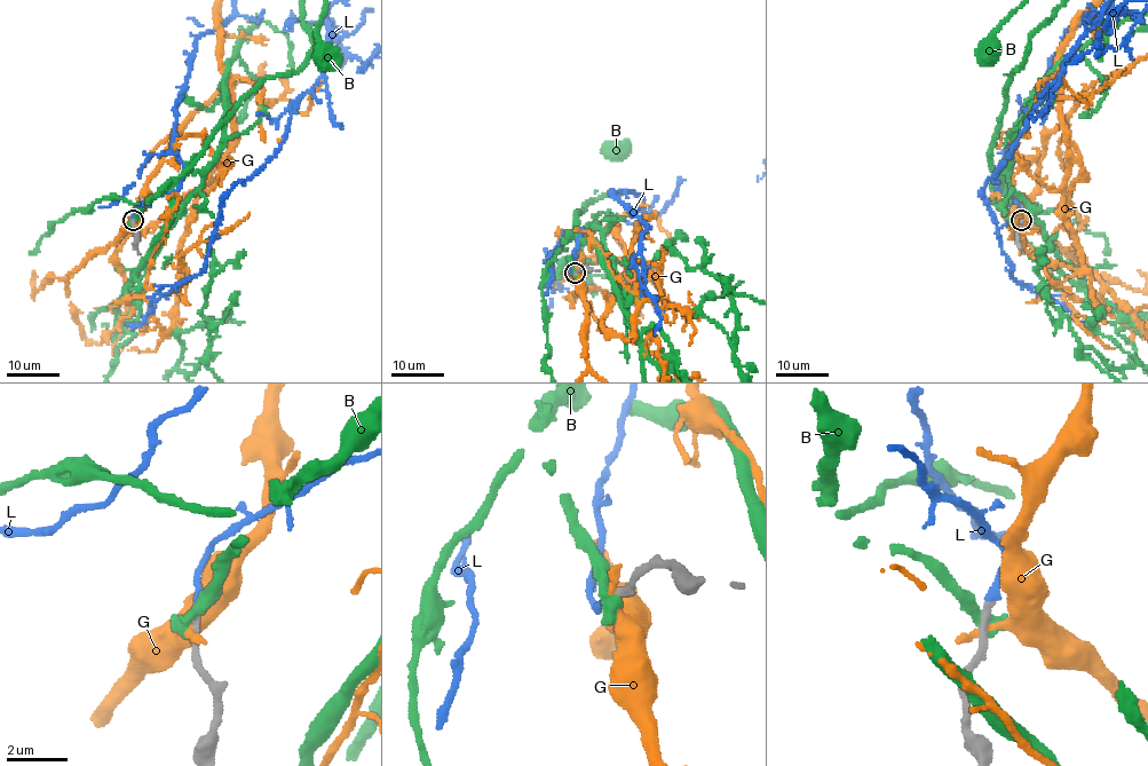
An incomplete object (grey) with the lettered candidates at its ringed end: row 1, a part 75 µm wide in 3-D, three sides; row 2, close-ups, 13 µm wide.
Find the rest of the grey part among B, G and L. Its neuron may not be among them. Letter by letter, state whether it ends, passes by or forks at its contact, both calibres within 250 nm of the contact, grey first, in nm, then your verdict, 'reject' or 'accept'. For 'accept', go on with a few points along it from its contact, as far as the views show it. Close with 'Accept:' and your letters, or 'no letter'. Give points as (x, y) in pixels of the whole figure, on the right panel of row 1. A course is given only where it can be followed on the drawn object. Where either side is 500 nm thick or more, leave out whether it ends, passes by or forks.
B: it ends; calibres 320 and 480 nm; reject
G: it ends; calibres 320 and 320 nm; reject
L: it ends; calibres 240 and 240 nm; accept
Accept: L

